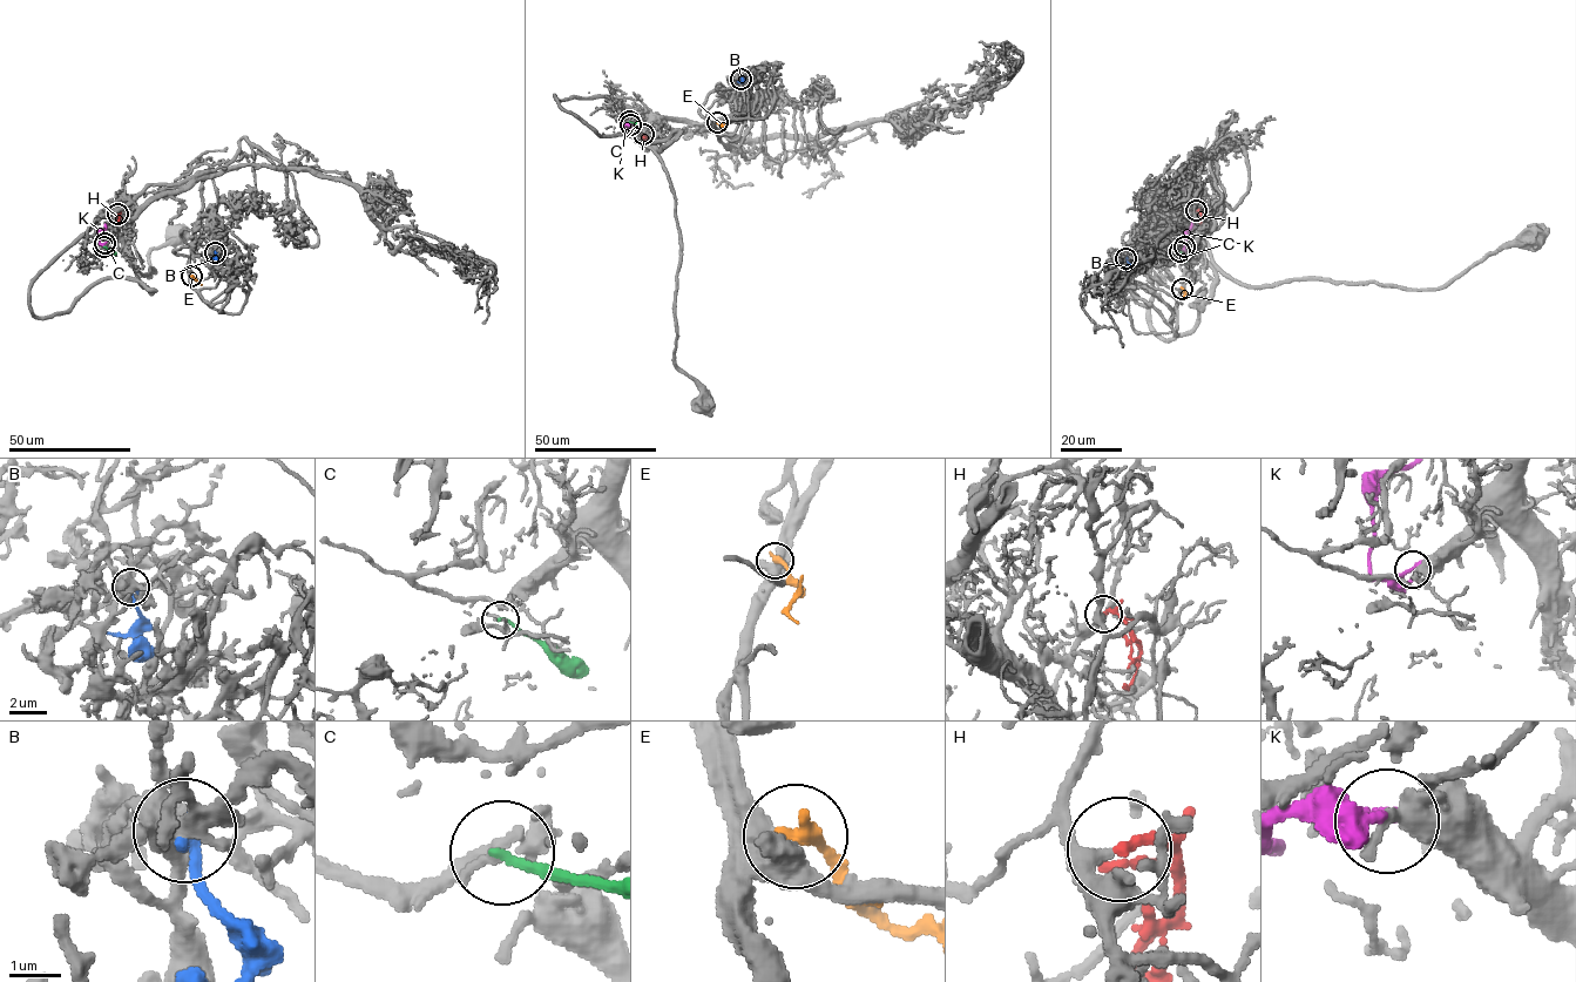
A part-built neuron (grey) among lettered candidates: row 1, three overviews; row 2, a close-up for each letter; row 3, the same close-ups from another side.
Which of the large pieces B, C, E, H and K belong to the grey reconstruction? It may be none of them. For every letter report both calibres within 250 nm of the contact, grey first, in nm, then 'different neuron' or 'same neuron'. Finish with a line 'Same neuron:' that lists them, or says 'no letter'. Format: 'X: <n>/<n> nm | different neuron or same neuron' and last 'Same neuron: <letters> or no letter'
B: 480/340 nm | different neuron
C: 140/180 nm | different neuron
E: 550/320 nm | different neuron
H: 300/200 nm | same neuron
K: 320/320 nm | different neuron
Same neuron: H

